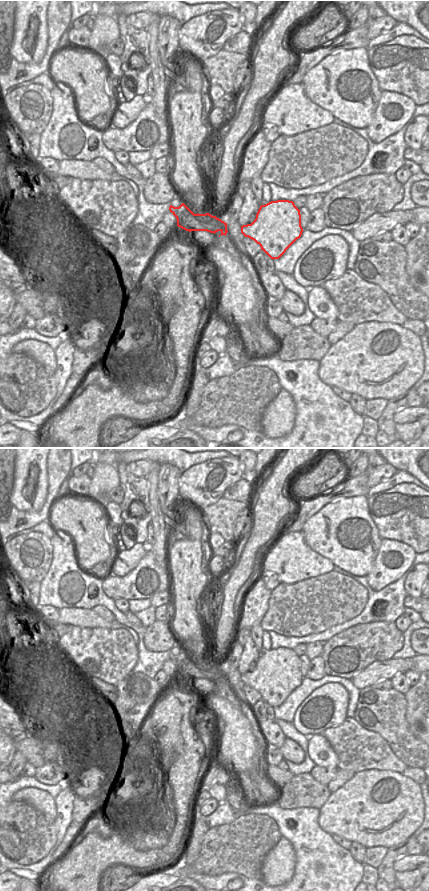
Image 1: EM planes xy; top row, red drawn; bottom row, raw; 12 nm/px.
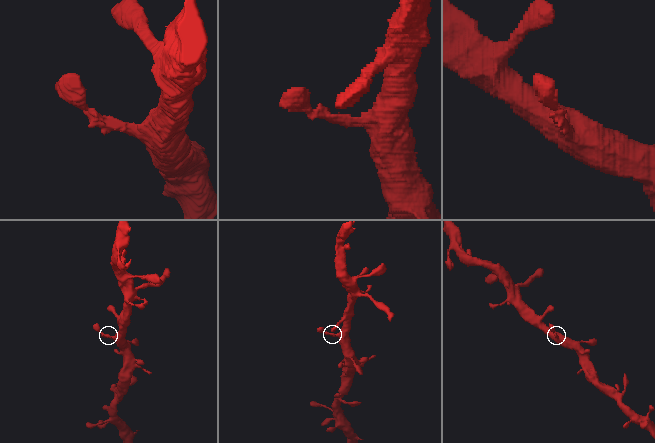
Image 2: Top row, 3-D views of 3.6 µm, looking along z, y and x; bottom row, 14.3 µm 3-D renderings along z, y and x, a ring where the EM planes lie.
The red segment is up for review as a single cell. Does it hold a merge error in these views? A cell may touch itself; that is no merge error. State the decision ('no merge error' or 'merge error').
no merge error

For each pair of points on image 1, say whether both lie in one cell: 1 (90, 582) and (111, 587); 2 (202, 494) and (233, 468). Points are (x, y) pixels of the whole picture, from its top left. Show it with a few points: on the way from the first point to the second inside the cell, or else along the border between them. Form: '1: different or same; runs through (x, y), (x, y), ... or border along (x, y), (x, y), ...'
1: different; border along (101, 576), (101, 589), (113, 600)
2: same; runs through (206, 485), (216, 475), (224, 472)

